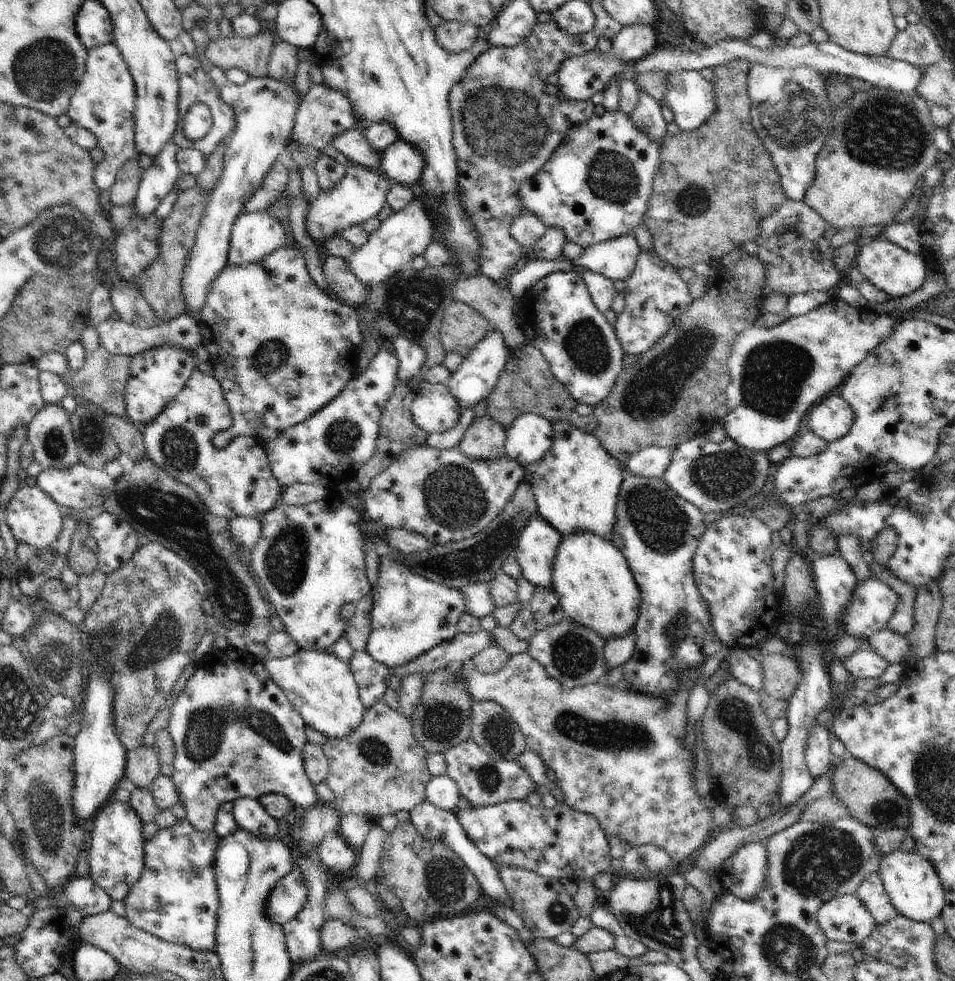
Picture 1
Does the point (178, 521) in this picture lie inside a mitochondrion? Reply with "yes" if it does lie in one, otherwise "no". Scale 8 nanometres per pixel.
yes

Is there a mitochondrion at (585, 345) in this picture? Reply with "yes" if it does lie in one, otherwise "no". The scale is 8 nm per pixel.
yes

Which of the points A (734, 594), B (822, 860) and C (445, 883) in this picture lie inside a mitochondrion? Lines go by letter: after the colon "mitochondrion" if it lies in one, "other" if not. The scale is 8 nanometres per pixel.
A: other
B: mitochondrion
C: mitochondrion

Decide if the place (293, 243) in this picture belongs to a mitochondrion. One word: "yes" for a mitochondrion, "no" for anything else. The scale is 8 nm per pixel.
no

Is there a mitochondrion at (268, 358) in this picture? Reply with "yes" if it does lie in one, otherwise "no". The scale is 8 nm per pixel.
yes

